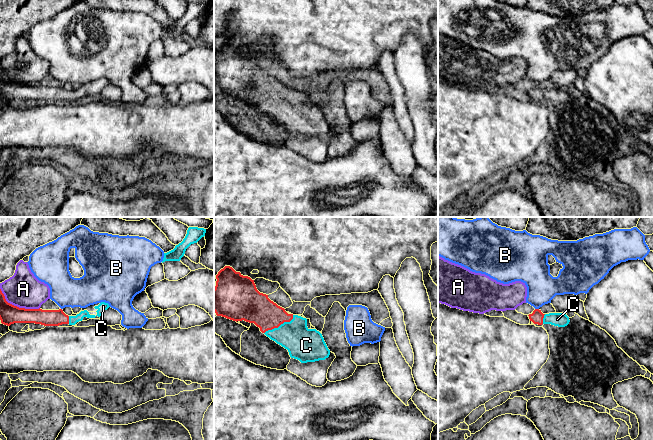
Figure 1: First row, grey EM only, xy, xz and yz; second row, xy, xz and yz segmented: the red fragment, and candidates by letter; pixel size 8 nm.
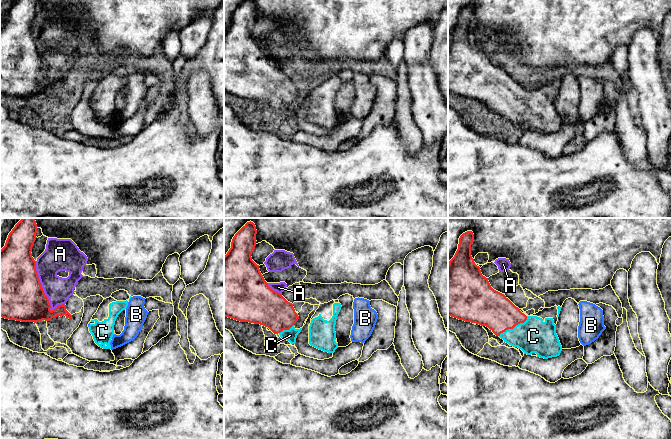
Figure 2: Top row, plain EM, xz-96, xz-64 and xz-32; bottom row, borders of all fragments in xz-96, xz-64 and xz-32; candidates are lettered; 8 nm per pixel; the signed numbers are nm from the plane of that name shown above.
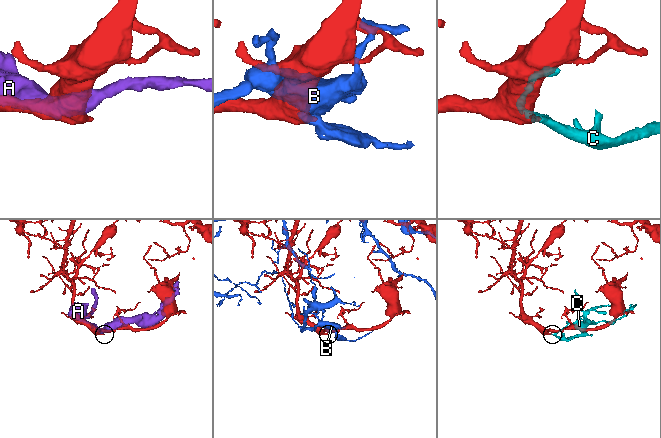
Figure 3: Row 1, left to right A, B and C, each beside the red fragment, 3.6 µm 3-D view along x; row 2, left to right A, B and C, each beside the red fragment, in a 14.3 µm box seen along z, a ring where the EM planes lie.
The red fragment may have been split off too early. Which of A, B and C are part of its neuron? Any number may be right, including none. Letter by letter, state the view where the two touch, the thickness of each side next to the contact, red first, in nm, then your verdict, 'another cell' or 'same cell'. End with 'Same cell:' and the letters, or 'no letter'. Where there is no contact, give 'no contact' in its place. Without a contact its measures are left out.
A: xy | 160/280 nm | another cell
B: yz | 100/240 nm | another cell
C: xz | 260/260 nm | same cell
Same cell: C

